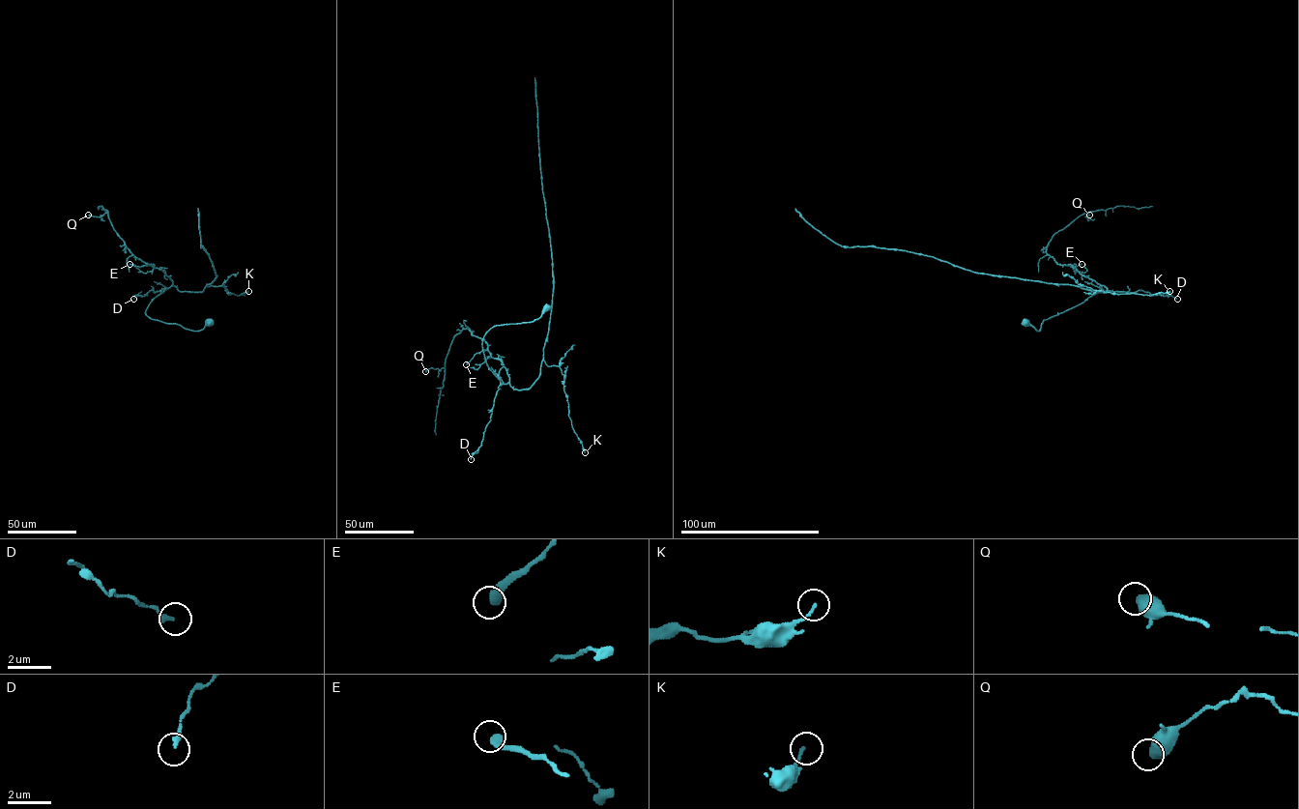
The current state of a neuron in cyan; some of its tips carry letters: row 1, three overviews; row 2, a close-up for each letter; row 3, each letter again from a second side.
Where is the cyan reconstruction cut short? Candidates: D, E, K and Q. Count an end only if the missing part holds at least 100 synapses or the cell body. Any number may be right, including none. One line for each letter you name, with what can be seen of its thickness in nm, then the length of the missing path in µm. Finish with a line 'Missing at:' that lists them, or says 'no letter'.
Missing at: no letter

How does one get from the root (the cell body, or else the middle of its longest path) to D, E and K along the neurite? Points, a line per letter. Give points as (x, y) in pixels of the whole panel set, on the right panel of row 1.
D: (1026, 323), (1039, 331), (1044, 320), (1102, 291), (1141, 290), (1152, 295), (1177, 299)
E: (1026, 323), (1039, 331), (1044, 320), (1082, 303), (1102, 290), (1099, 284), (1070, 264), (1067, 265), (1082, 264)
K: (1026, 323), (1039, 331), (1044, 320), (1082, 303), (1101, 286), (1108, 291), (1078, 286), (1116, 294), (1169, 291)

